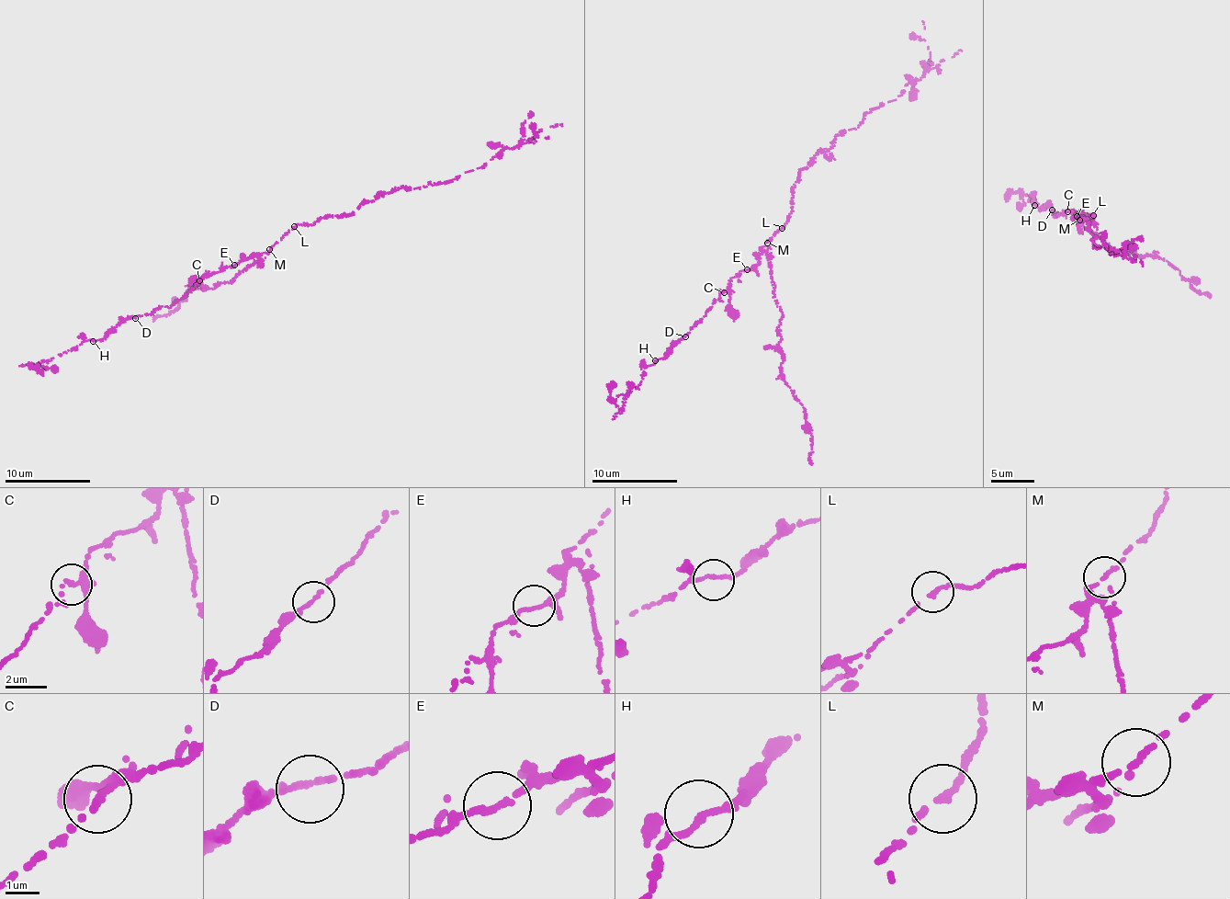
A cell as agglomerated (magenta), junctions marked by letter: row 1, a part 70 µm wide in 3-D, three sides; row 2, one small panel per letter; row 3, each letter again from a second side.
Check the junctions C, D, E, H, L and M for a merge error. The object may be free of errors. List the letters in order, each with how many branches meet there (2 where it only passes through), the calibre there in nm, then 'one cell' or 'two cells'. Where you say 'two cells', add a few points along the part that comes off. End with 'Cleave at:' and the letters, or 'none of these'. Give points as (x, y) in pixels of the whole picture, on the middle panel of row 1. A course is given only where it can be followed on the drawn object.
C: branches 2; calibre 200 nm; one cell
D: branches 2; calibre 200 nm; one cell
E: branches 2; calibre 190 nm; one cell
H: branches 2; calibre 190 nm; one cell
L: branches 2; calibre 180 nm; one cell
M: branches 2; calibre 190 nm; two cells; course (768, 242), (775, 287), (772, 297), (783, 314), (779, 344), (783, 378), (806, 415), (812, 438), (811, 464)
Cleave at: M

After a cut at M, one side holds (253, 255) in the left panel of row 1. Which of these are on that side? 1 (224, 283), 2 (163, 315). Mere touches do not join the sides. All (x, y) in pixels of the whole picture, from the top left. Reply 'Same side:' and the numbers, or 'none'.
Same side: none

